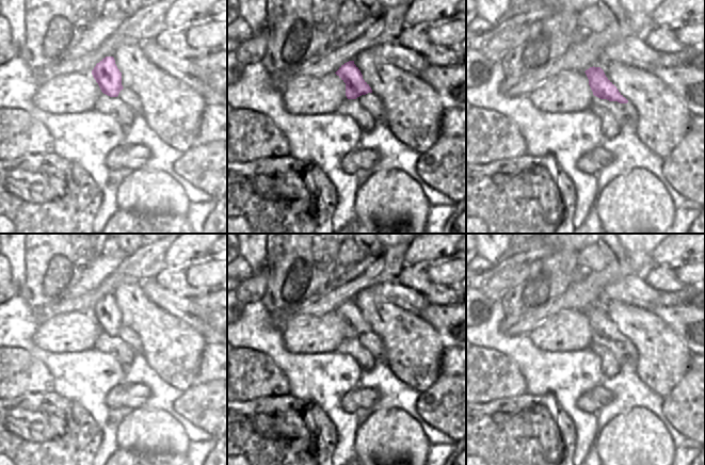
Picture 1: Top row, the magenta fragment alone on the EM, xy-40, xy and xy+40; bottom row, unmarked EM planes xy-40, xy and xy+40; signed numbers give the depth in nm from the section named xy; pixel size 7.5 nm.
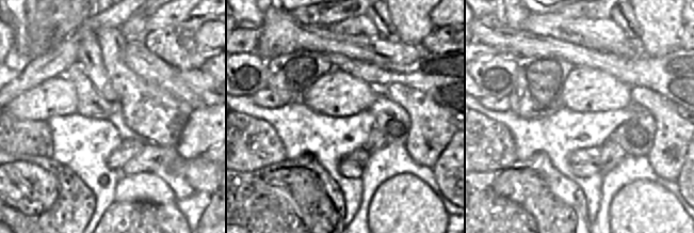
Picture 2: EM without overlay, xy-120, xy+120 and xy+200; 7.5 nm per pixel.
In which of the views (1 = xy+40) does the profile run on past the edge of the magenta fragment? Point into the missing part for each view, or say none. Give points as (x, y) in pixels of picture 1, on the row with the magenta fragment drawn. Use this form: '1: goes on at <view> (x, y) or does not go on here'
1: goes on at xy+40 (625, 114)

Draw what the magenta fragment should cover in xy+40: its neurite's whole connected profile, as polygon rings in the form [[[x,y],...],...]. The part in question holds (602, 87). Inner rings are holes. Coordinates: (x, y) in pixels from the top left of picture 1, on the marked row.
[[[590,67],[586,75],[593,92],[593,103],[605,108],[616,121],[620,127],[636,128],[638,113],[616,86],[606,77],[600,67]]]

